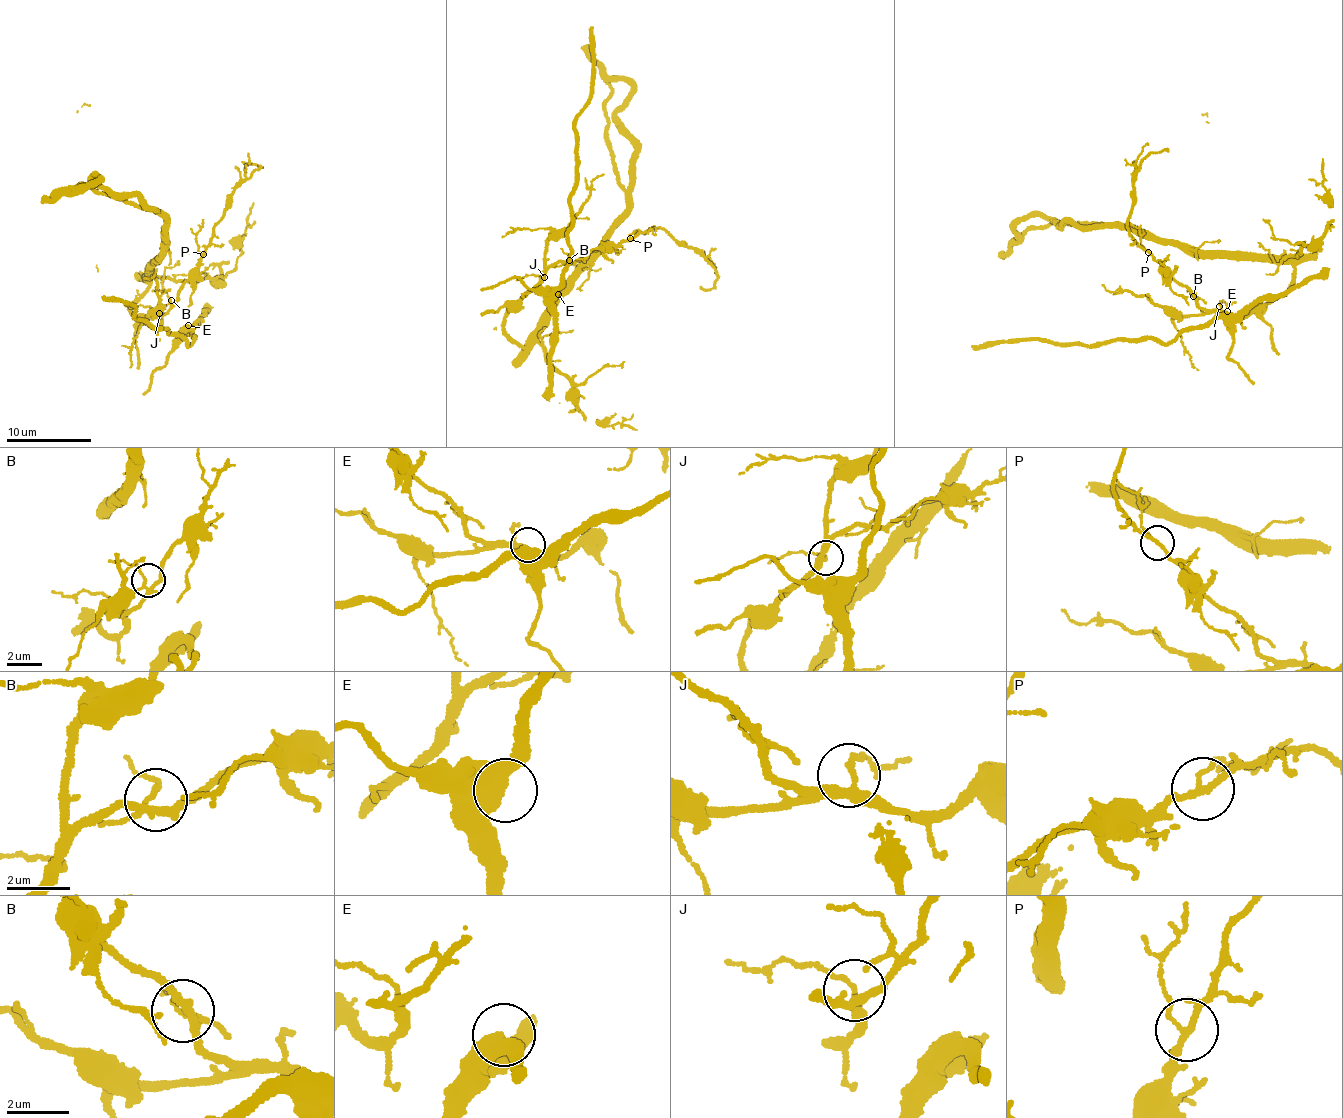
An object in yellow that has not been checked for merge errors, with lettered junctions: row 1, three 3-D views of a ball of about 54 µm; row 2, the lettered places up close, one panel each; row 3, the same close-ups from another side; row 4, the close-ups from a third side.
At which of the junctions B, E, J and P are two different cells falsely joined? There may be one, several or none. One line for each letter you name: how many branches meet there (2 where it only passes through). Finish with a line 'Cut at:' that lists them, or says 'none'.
Cut at: none

